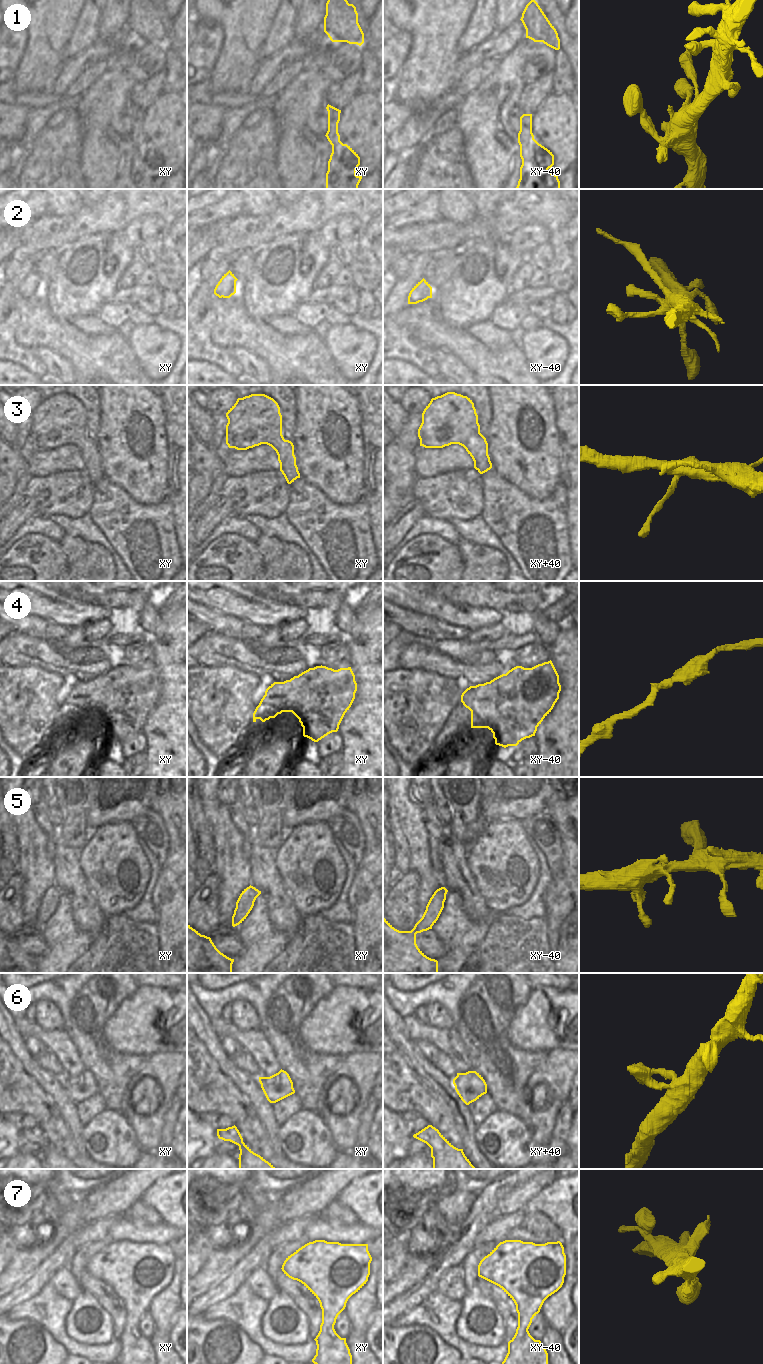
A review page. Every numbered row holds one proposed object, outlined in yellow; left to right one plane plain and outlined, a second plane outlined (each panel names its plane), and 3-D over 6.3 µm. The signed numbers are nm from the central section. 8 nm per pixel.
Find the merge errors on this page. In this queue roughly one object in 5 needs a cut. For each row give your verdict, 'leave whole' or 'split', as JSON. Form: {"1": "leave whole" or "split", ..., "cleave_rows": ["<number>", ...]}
{"1": "leave whole", "2": "split", "3": "leave whole", "4": "leave whole", "5": "leave whole", "6": "leave whole", "7": "leave whole", "cleave_rows": ["2"]}

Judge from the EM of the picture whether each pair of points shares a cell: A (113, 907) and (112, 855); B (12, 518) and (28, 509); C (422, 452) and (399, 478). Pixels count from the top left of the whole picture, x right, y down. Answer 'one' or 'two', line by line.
A: one
B: one
C: two

